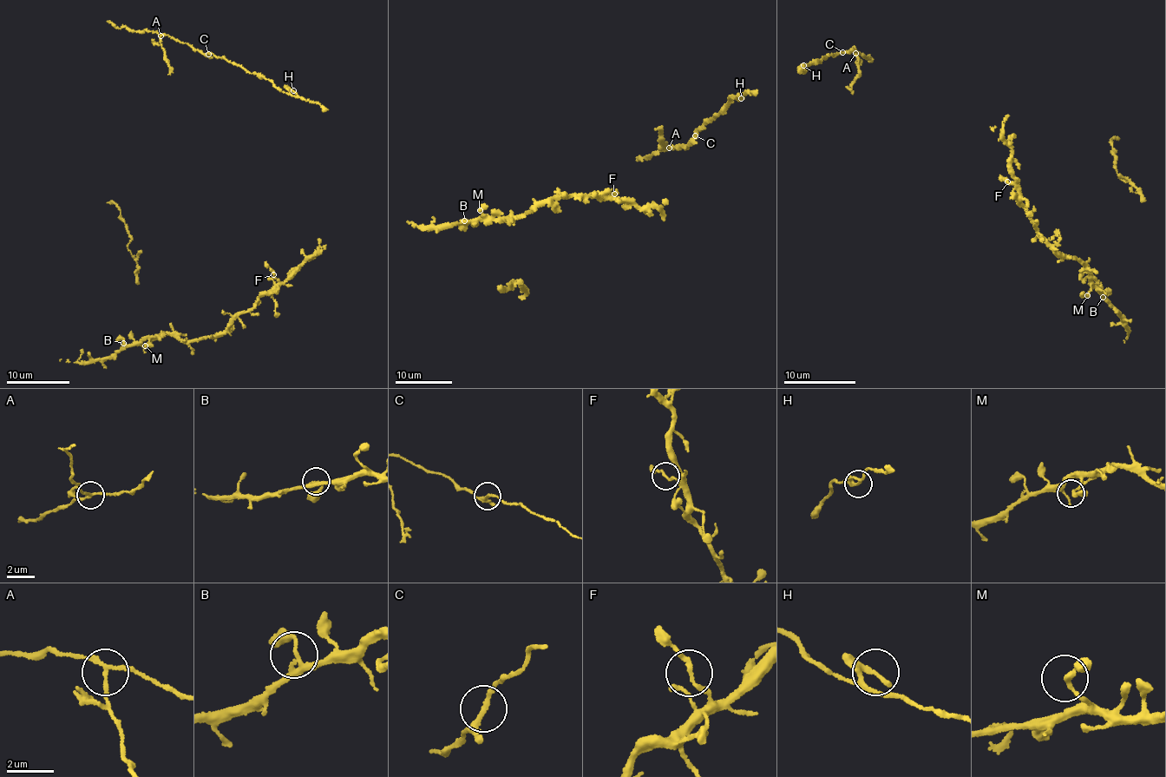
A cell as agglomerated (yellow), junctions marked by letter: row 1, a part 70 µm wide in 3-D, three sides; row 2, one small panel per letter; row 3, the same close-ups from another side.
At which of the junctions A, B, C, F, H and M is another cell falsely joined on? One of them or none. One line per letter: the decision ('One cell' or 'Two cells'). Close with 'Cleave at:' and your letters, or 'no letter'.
A: Two cells
B: One cell
C: One cell
F: One cell
H: One cell
M: One cell
Cleave at: A

